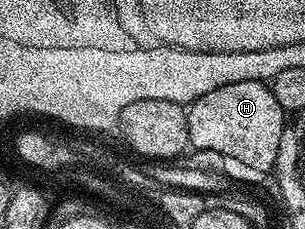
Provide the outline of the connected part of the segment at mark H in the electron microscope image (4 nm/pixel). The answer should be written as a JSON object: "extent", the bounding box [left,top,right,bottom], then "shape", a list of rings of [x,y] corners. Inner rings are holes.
{"extent":[186,81,288,173],"shape":[[[236,81],[234,85],[220,85],[220,89],[212,89],[212,93],[204,93],[204,97],[195,99],[189,104],[186,116],[191,148],[220,153],[227,161],[234,162],[235,159],[236,162],[258,171],[257,173],[274,171],[274,162],[280,153],[280,137],[284,133],[288,119],[280,101],[276,101],[266,83]]]}

